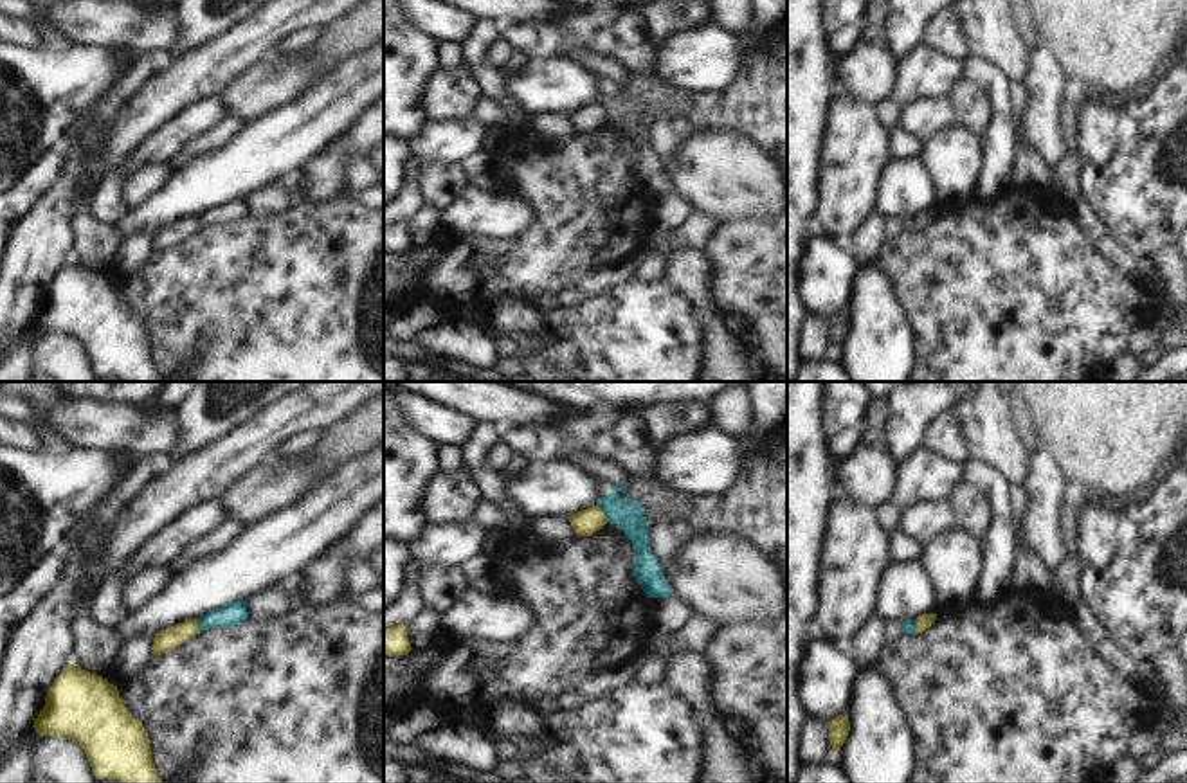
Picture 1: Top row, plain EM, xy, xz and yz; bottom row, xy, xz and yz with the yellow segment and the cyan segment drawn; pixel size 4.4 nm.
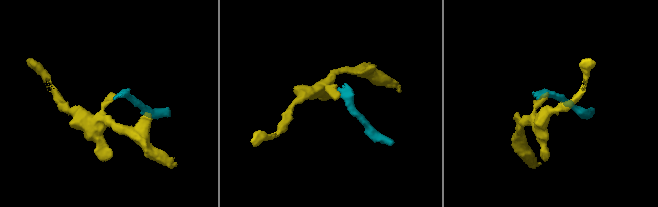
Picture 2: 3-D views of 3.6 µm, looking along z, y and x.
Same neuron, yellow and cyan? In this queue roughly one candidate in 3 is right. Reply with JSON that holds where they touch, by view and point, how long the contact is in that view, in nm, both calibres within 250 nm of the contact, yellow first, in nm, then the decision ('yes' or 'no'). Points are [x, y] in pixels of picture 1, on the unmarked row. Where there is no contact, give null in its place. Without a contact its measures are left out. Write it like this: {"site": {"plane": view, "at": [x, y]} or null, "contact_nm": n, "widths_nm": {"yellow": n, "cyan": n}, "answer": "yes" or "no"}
{"site": {"plane": "xz", "at": [604, 110]}, "contact_nm": 90, "widths_nm": {"yellow": 120, "cyan": 140}, "answer": "no"}

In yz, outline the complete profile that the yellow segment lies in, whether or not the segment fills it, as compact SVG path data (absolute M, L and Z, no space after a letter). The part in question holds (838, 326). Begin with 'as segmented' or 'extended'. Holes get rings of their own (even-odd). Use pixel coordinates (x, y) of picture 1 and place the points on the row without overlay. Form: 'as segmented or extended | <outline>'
as segmented | M848 311L838 313L827 320L829 320L829 337L830 337L834 351L836 351L839 347L839 344L845 340L848 328L850 328Z

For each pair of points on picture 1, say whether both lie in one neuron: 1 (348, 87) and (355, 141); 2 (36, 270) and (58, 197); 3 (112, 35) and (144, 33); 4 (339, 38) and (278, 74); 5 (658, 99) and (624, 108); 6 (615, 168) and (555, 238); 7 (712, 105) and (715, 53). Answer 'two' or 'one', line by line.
1: two
2: one
3: one
4: one
5: two
6: one
7: two

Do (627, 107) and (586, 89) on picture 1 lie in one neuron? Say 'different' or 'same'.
different

